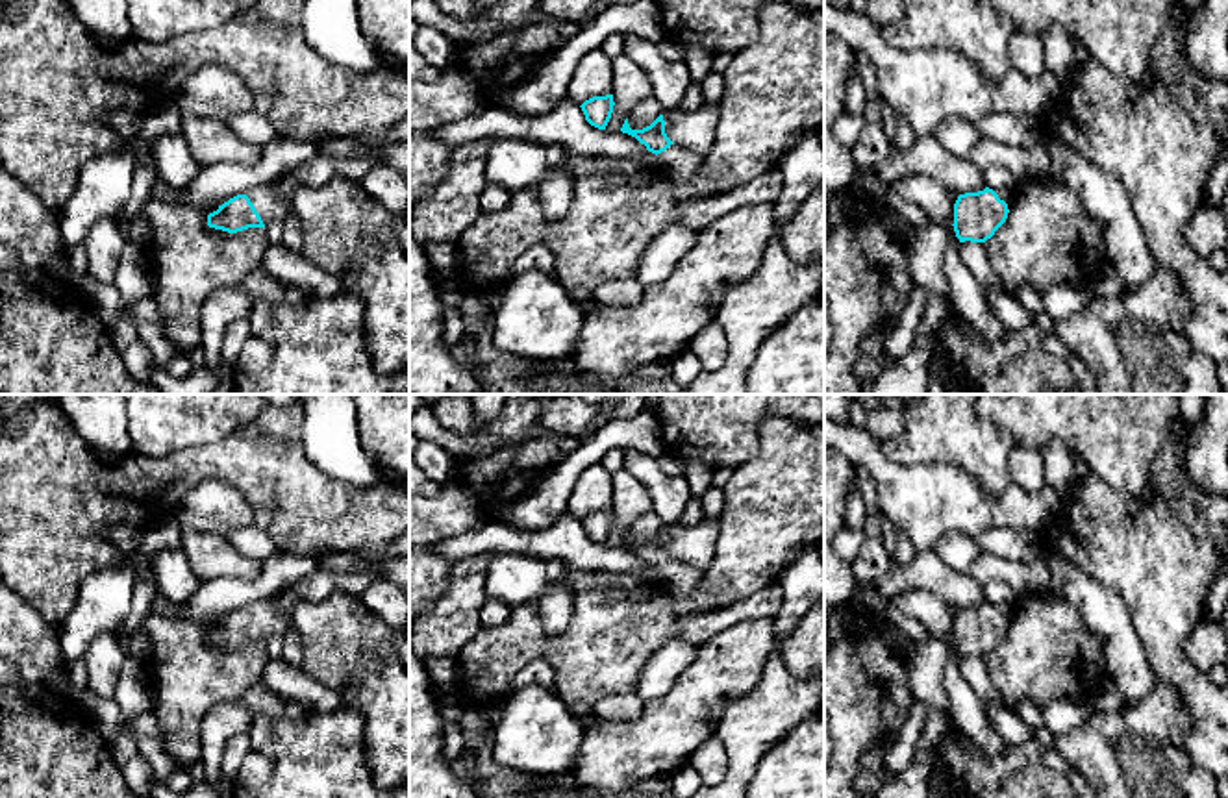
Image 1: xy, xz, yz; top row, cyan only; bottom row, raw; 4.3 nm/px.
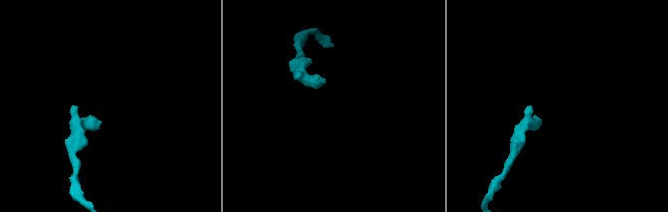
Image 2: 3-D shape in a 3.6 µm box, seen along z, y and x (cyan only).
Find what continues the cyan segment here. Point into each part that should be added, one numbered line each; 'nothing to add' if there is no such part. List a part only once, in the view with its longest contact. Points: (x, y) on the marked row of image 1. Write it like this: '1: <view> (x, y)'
1: xy (269, 204)

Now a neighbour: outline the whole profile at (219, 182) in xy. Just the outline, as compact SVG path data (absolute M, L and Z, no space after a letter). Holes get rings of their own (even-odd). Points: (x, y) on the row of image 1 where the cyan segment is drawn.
M278 135L263 146L263 157L256 167L230 161L213 163L202 167L191 185L176 189L156 183L152 194L170 202L222 206L230 198L244 194L254 187L269 185L276 176L285 174L317 156L320 156L319 141L298 141Z

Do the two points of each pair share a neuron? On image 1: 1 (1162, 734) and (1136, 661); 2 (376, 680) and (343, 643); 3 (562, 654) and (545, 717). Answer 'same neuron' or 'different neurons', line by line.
1: different neurons
2: same neuron
3: different neurons

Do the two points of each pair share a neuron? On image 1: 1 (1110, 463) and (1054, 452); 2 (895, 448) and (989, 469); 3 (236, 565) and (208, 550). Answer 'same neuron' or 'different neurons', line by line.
1: different neurons
2: same neuron
3: same neuron

